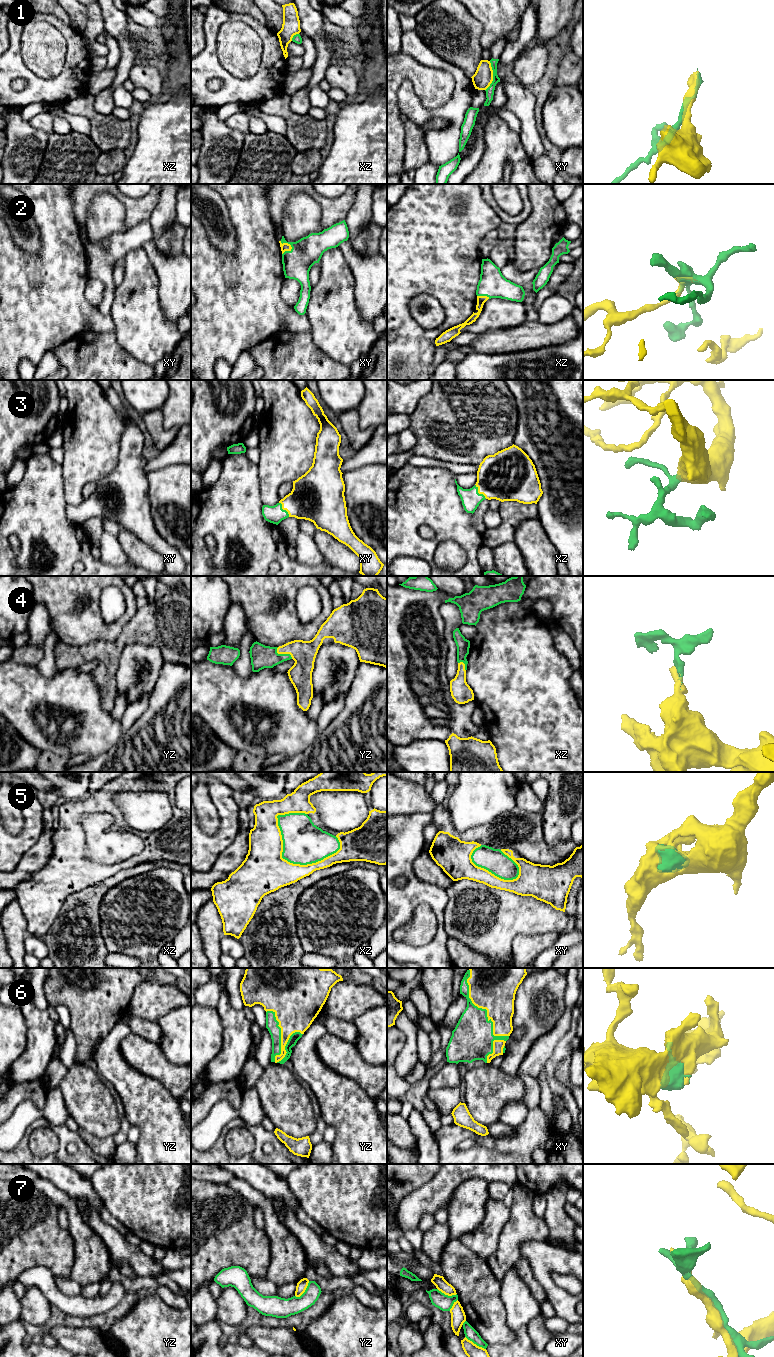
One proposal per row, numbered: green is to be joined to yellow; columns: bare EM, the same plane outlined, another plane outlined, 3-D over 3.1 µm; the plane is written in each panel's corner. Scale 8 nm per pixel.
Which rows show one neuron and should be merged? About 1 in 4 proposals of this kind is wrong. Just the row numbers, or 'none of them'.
2, 3, 4, 6

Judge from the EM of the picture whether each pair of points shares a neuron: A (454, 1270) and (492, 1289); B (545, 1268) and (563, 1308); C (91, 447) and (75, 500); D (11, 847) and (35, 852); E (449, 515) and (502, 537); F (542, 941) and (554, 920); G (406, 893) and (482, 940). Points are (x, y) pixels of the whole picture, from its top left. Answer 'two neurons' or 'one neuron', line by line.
A: one neuron
B: one neuron
C: one neuron
D: two neurons
E: two neurons
F: two neurons
G: two neurons

